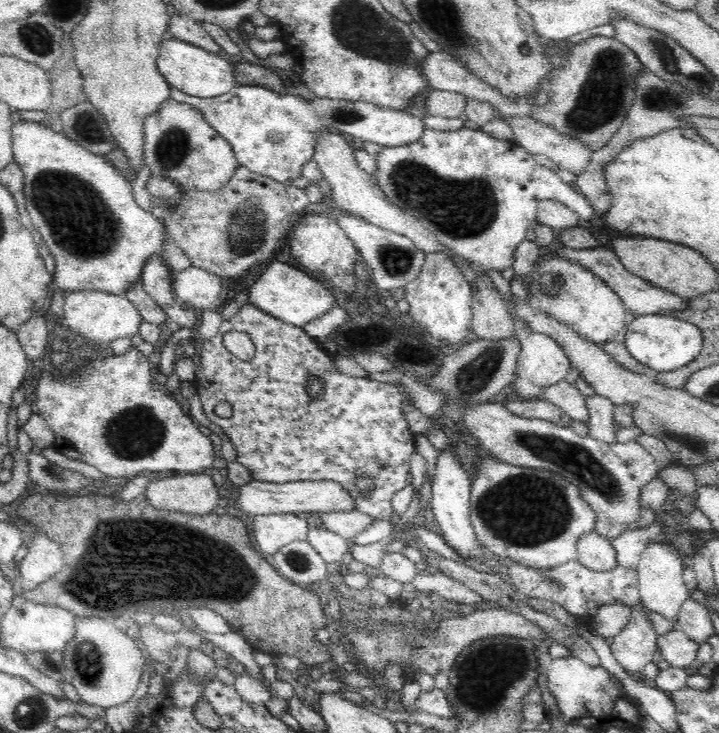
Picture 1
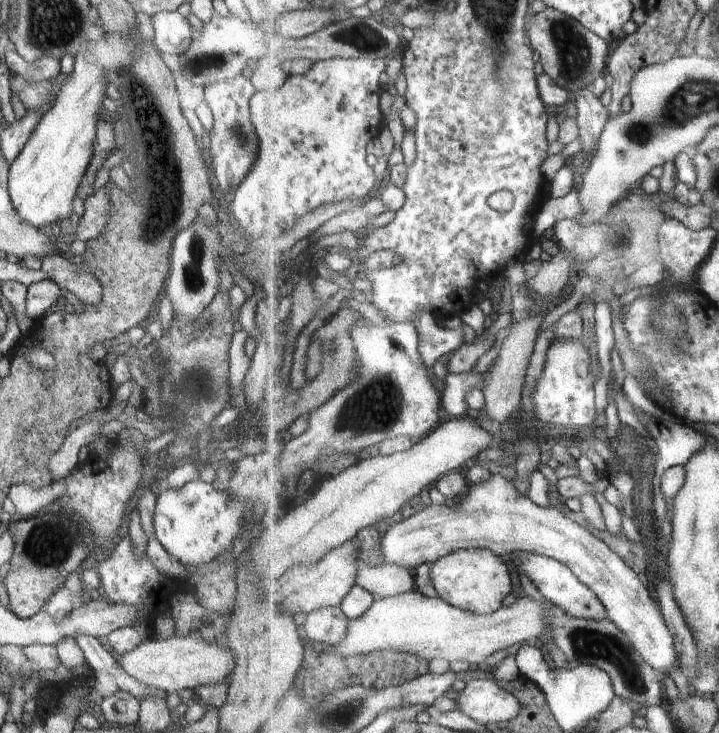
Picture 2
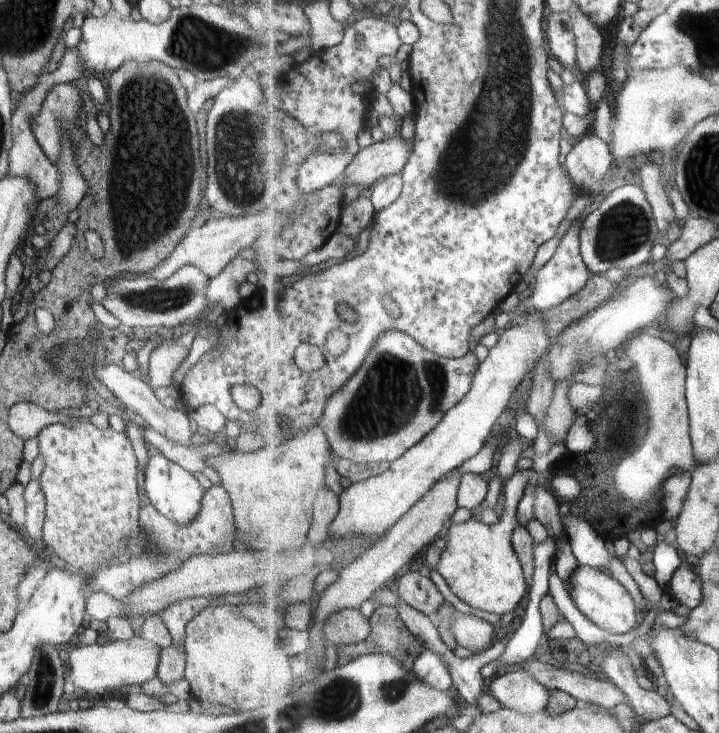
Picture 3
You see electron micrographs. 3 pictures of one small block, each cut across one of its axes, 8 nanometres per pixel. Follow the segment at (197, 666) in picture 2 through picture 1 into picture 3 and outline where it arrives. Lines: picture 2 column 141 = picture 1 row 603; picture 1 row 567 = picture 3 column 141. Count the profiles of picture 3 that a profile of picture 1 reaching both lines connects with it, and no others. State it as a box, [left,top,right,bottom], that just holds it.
[65,635,159,696]

